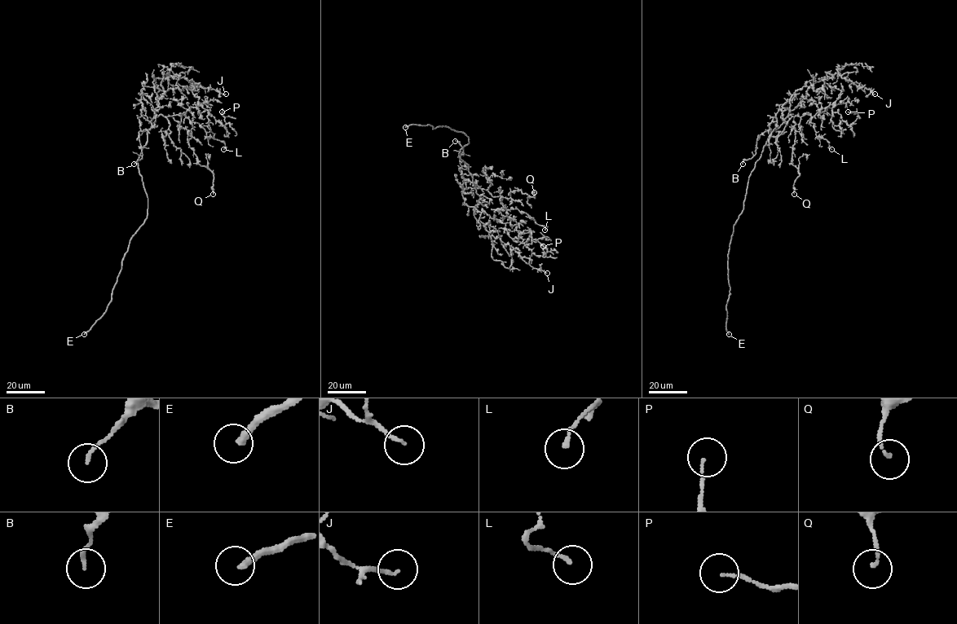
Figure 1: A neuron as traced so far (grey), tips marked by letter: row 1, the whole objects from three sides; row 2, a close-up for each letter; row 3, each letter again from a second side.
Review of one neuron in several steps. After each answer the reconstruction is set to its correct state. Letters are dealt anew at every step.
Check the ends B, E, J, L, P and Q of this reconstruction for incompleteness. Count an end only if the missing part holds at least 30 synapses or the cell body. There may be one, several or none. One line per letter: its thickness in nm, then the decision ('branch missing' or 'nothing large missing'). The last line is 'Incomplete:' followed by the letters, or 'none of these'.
B: 130 nm | nothing large missing
E: 260 nm | branch missing
J: 110 nm | nothing large missing
L: 140 nm | nothing large missing
P: 110 nm | nothing large missing
Q: 130 nm | nothing large missing
Incomplete: E

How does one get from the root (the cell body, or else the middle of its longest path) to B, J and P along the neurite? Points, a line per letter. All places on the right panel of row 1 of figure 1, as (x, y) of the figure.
B: (761, 153), (768, 137), (784, 122), (780, 109), (769, 129), (758, 136), (756, 153), (743, 164)
J: (761, 153), (768, 137), (806, 90), (828, 72), (837, 70), (842, 77), (875, 94)
P: (761, 153), (768, 137), (790, 114), (813, 116), (832, 104), (831, 110), (851, 125), (858, 115), (848, 112)

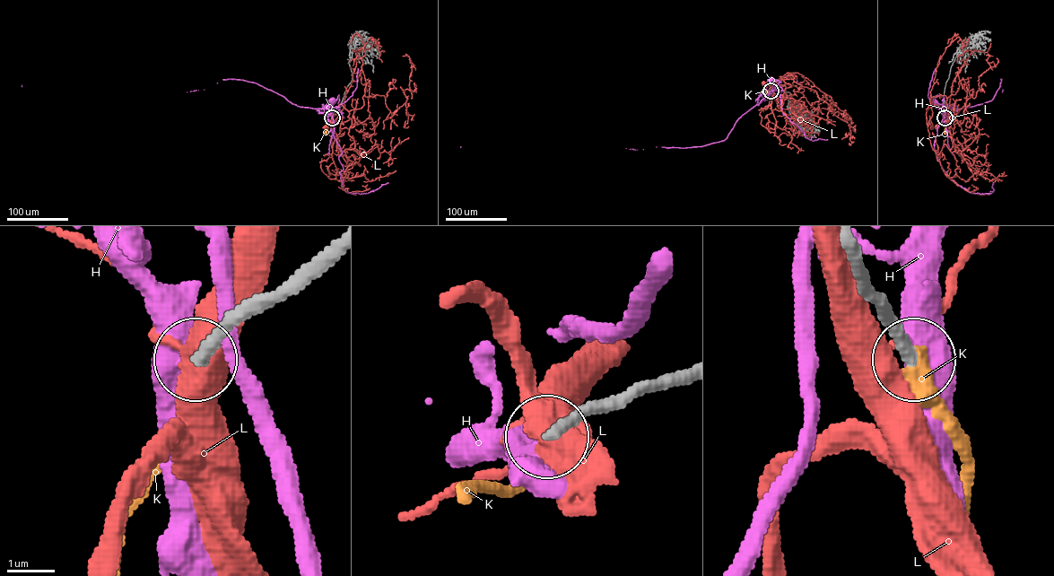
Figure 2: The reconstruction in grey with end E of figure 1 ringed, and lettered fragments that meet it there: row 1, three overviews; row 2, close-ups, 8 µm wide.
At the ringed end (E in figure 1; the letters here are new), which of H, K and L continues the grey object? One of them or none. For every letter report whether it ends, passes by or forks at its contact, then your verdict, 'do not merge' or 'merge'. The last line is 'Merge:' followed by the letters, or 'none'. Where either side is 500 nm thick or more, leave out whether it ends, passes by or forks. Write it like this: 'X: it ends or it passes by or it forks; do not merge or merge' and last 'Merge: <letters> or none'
H: do not merge
K: it ends; merge
L: it forks; do not merge
Merge: K

